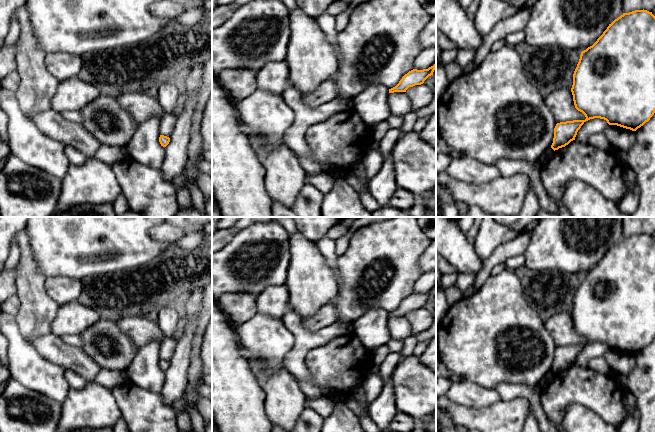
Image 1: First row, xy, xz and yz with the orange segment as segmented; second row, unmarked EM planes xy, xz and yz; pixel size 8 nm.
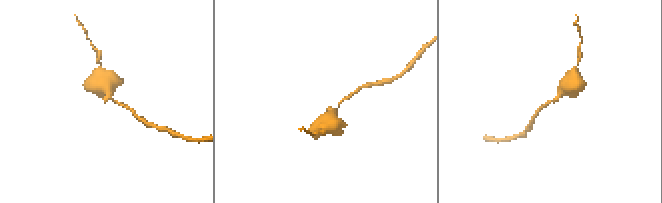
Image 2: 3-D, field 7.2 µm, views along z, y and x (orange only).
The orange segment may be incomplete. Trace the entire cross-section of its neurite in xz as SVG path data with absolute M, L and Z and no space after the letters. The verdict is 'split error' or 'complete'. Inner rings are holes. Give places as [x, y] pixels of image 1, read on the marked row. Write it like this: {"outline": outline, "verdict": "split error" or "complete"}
{"outline": "M436 64L429 67L428 69L417 70L413 69L405 74L399 83L389 89L389 93L394 92L406 92L409 87L413 87L415 85L421 85L424 81L431 75L433 75L434 70L436 69Z", "verdict": "complete"}

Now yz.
{"outline": "M647 10L623 13L615 19L597 41L581 52L573 74L571 88L575 108L582 112L585 120L557 123L551 148L555 151L575 140L578 130L588 120L600 118L609 125L617 125L632 131L643 126L655 113L655 16Z", "verdict": "complete"}

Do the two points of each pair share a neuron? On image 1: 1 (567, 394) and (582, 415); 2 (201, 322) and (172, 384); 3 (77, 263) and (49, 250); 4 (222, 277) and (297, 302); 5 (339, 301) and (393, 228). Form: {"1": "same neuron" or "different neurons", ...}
{"1": "different neurons", "2": "different neurons", "3": "same neuron", "4": "different neurons", "5": "same neuron"}

